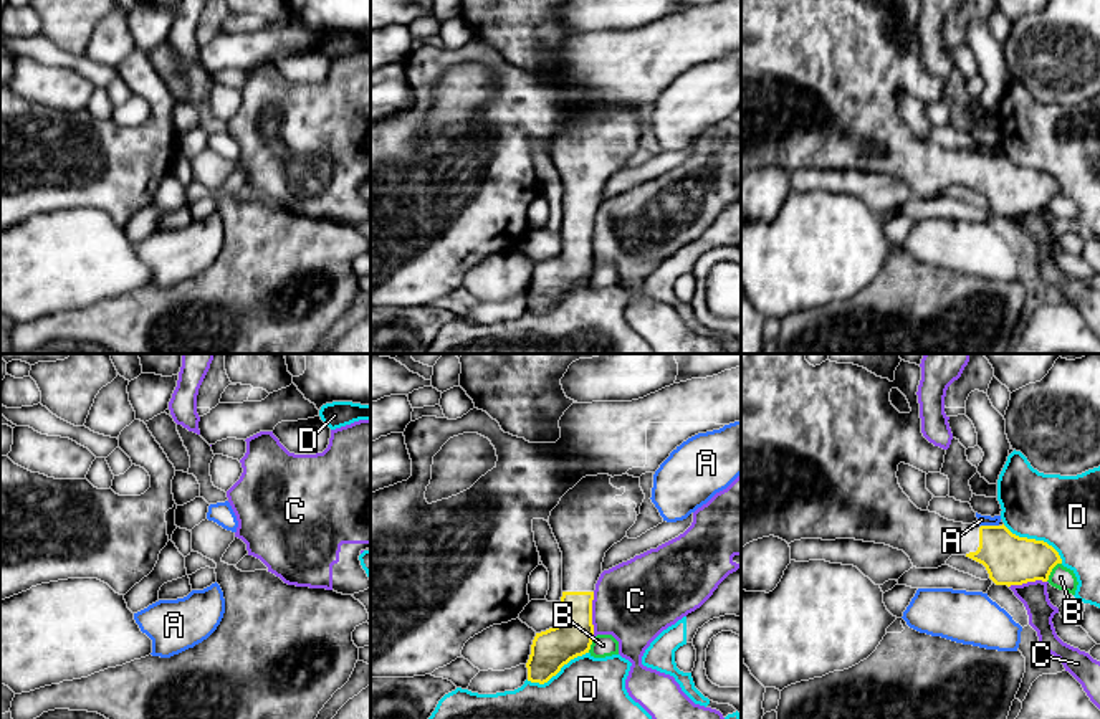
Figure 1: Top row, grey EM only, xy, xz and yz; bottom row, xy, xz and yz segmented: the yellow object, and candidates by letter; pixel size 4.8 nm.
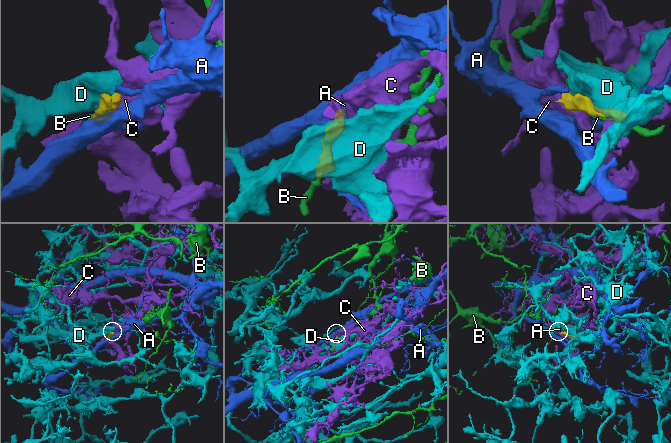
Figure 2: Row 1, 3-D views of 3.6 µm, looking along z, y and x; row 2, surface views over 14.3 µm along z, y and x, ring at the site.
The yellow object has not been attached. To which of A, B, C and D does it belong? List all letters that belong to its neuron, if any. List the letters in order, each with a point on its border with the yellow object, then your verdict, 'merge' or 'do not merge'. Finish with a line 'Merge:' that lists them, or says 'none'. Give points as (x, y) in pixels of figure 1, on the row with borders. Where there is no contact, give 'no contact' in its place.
A: yz (990, 526) | do not merge
B: yz (1051, 571) | do not merge
C: xz (591, 614) | do not merge
D: yz (1034, 539) | do not merge
Merge: none

